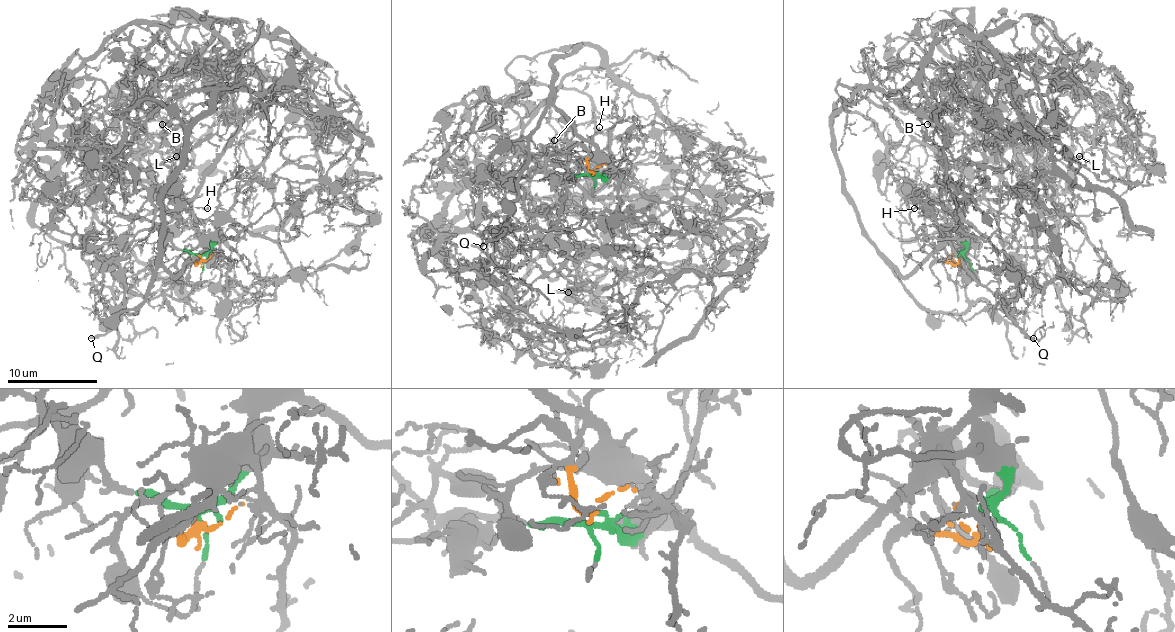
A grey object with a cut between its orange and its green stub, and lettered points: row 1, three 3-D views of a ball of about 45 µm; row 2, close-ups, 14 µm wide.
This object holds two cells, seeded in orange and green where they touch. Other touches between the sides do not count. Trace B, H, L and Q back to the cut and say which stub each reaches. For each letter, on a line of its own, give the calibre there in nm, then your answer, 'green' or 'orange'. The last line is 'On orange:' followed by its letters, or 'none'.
B: 140 nm | green
H: 100 nm | green
L: 120 nm | green
Q: 200 nm | orange
On orange: Q

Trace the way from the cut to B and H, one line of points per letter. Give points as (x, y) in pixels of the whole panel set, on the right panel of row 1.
B: (959, 256), (943, 222), (943, 173), (986, 161), (1004, 135), (984, 101), (988, 135), (977, 139), (927, 123)
H: (959, 256), (961, 249), (943, 222), (941, 209), (914, 209)

